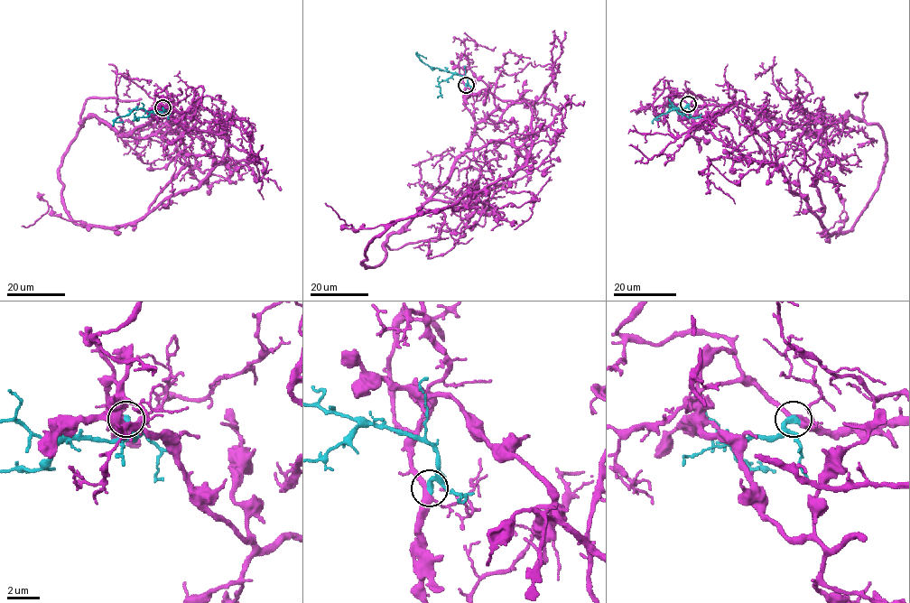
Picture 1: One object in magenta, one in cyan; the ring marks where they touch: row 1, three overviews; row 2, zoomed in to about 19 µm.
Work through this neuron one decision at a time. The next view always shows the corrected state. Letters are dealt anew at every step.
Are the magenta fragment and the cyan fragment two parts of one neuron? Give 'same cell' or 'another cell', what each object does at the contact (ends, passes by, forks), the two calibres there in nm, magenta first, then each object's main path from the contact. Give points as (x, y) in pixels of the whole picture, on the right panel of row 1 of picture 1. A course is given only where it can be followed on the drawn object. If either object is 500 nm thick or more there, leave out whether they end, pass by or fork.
same cell; magenta forks there; cyan ends there; 300 nm thick on the magenta side, 440 nm on the other; magenta runs (688, 104), (757, 112), (750, 130), (829, 234), (846, 212), (816, 233); cyan runs (688, 104), (680, 107), (669, 105), (668, 111), (655, 120), (659, 119)

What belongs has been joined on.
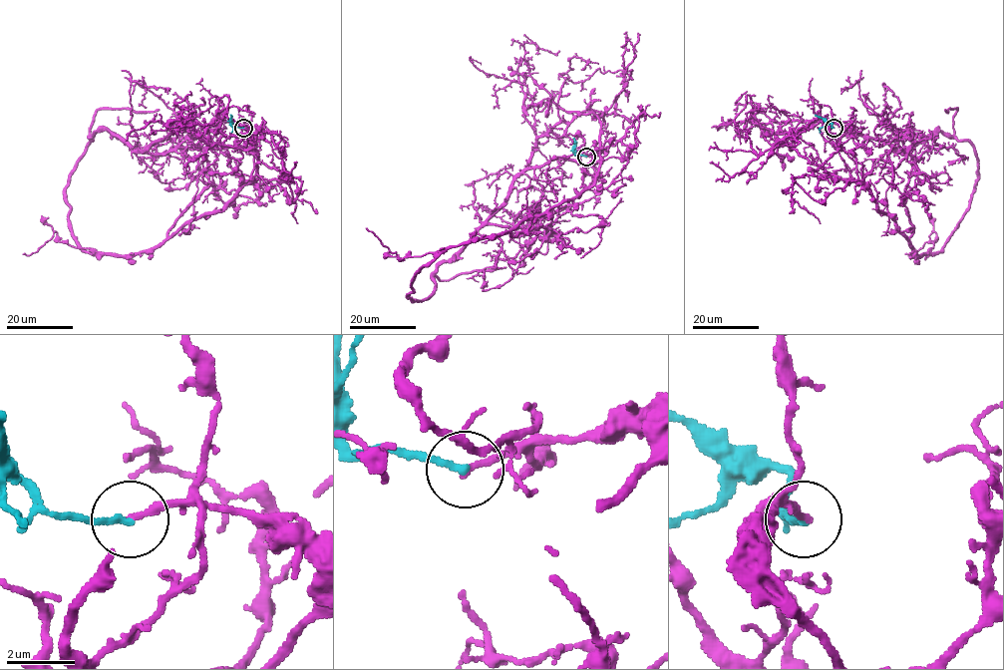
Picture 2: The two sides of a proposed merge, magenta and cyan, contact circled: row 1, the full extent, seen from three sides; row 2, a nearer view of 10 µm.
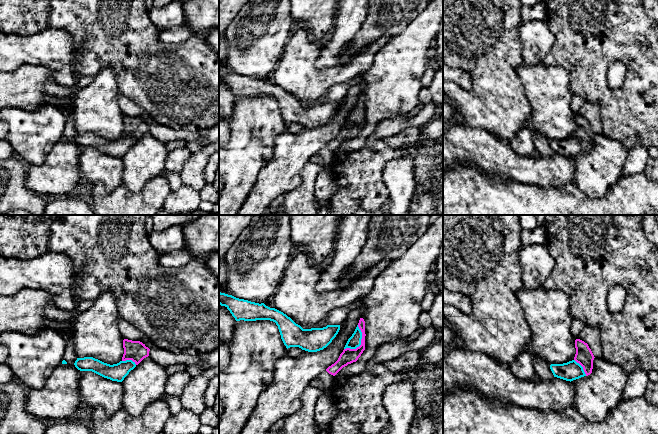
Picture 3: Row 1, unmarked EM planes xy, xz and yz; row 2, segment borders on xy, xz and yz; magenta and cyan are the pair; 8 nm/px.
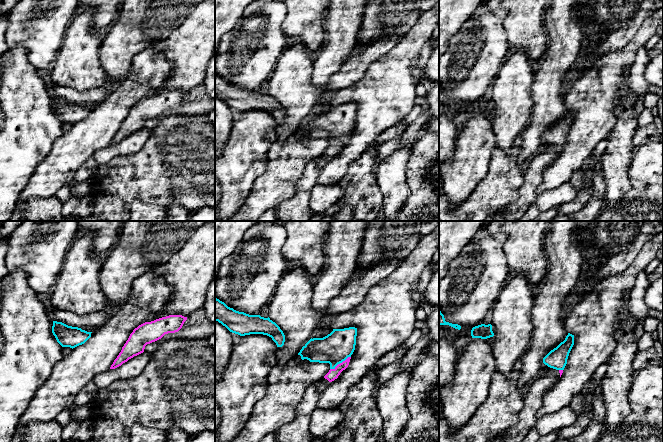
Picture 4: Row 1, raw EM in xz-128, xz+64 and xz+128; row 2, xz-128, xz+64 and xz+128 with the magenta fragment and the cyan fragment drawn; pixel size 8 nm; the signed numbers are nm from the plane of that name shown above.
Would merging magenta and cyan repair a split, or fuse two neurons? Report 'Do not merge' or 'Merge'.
Merge

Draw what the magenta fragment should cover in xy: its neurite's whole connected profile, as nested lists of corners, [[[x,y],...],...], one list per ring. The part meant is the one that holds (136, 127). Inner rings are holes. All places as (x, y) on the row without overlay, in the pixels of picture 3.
[[[123,116],[124,130],[117,140],[107,140],[93,133],[77,134],[74,141],[80,147],[92,147],[112,157],[122,158],[144,134],[150,125],[140,117]]]

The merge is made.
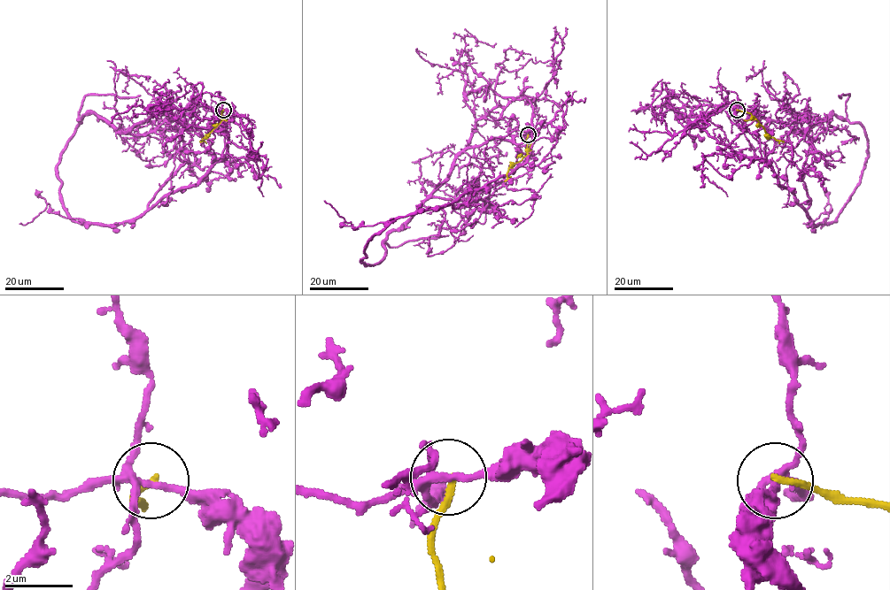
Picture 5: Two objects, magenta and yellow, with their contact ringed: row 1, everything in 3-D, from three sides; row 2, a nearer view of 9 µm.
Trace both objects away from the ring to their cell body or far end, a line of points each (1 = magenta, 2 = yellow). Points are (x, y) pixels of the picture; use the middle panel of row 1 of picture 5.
1: (527, 134), (536, 135), (525, 146), (529, 157), (519, 167), (436, 209), (354, 227), (323, 201)
2: (527, 134), (527, 154), (509, 168), (506, 176), (511, 176)

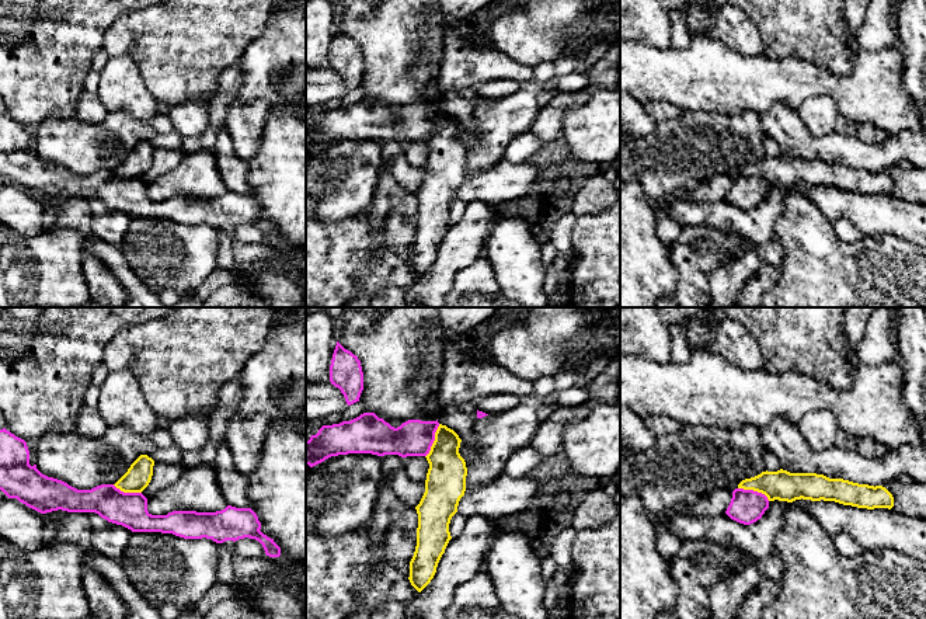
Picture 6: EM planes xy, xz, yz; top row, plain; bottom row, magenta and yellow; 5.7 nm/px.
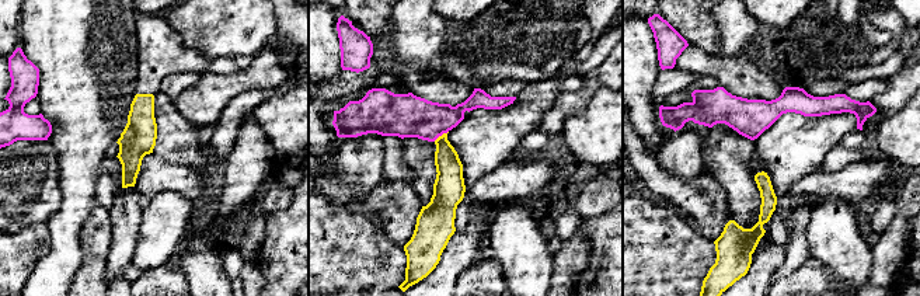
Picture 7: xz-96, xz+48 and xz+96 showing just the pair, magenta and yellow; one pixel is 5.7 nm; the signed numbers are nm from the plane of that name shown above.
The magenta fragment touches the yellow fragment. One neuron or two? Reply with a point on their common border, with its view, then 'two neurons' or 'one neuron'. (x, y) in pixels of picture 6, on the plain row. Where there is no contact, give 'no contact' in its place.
meets magenta in xz at (434, 125); two neurons

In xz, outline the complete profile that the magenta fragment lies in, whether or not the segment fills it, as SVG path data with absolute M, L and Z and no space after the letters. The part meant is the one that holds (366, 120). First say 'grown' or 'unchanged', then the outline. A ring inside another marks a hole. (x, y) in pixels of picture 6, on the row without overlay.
unchanged | M363 98L351 107L323 111L311 121L306 126L306 150L313 153L331 142L348 139L427 142L438 112L438 105L408 105L394 114L375 98Z

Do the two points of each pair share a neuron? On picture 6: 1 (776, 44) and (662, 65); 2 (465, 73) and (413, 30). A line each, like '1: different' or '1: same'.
1: different
2: different

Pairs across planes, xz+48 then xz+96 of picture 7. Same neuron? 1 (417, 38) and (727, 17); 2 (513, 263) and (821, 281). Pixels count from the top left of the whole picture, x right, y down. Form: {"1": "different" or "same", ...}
{"1": "same", "2": "different"}

